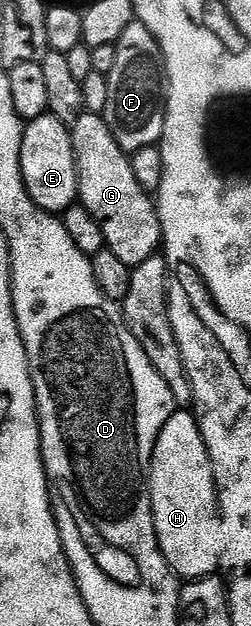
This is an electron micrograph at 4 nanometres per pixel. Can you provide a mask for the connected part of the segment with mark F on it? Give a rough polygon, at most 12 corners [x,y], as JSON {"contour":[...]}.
{"contour":[[117,49],[105,126],[121,152],[156,146],[165,122],[163,69]]}

